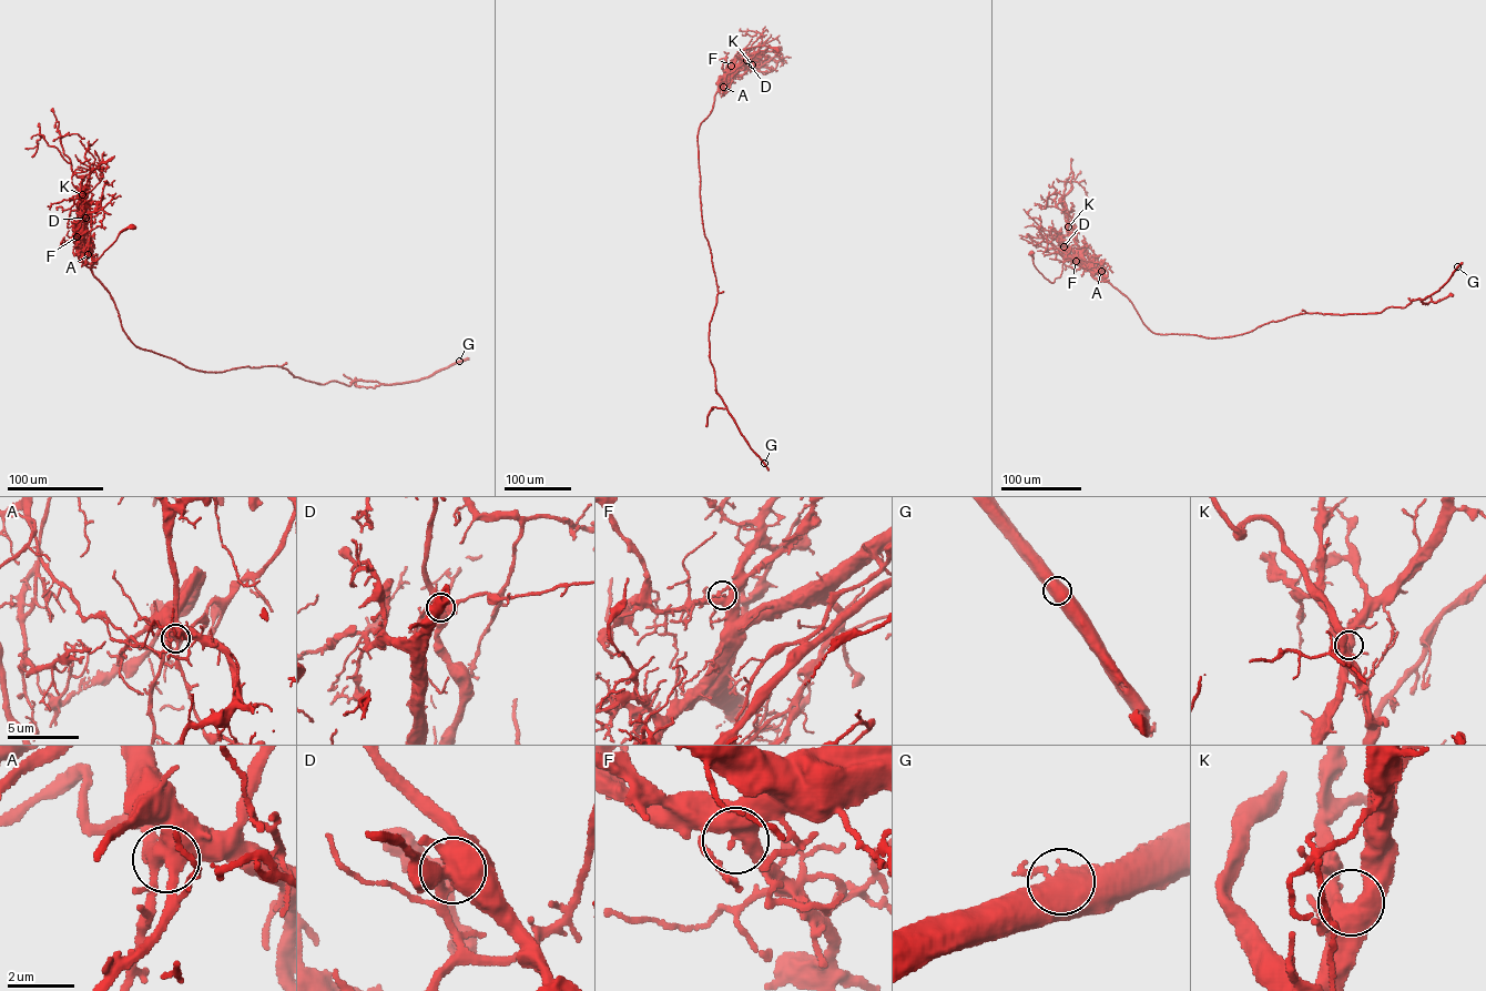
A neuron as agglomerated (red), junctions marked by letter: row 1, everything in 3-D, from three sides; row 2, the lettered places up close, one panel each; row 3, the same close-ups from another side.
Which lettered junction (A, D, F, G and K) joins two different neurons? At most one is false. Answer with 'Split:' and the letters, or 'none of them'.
Split: D

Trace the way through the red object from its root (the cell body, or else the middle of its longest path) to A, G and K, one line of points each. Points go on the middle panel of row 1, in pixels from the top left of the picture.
A: (777, 49), (763, 46), (738, 51), (735, 56), (745, 67), (726, 76), (720, 82), (723, 87)
G: (777, 49), (738, 51), (745, 67), (720, 79), (698, 135), (718, 291), (710, 361), (716, 393), (764, 463)
K: (777, 49), (763, 46), (738, 51), (735, 56), (745, 67), (741, 70), (747, 63), (752, 64)

